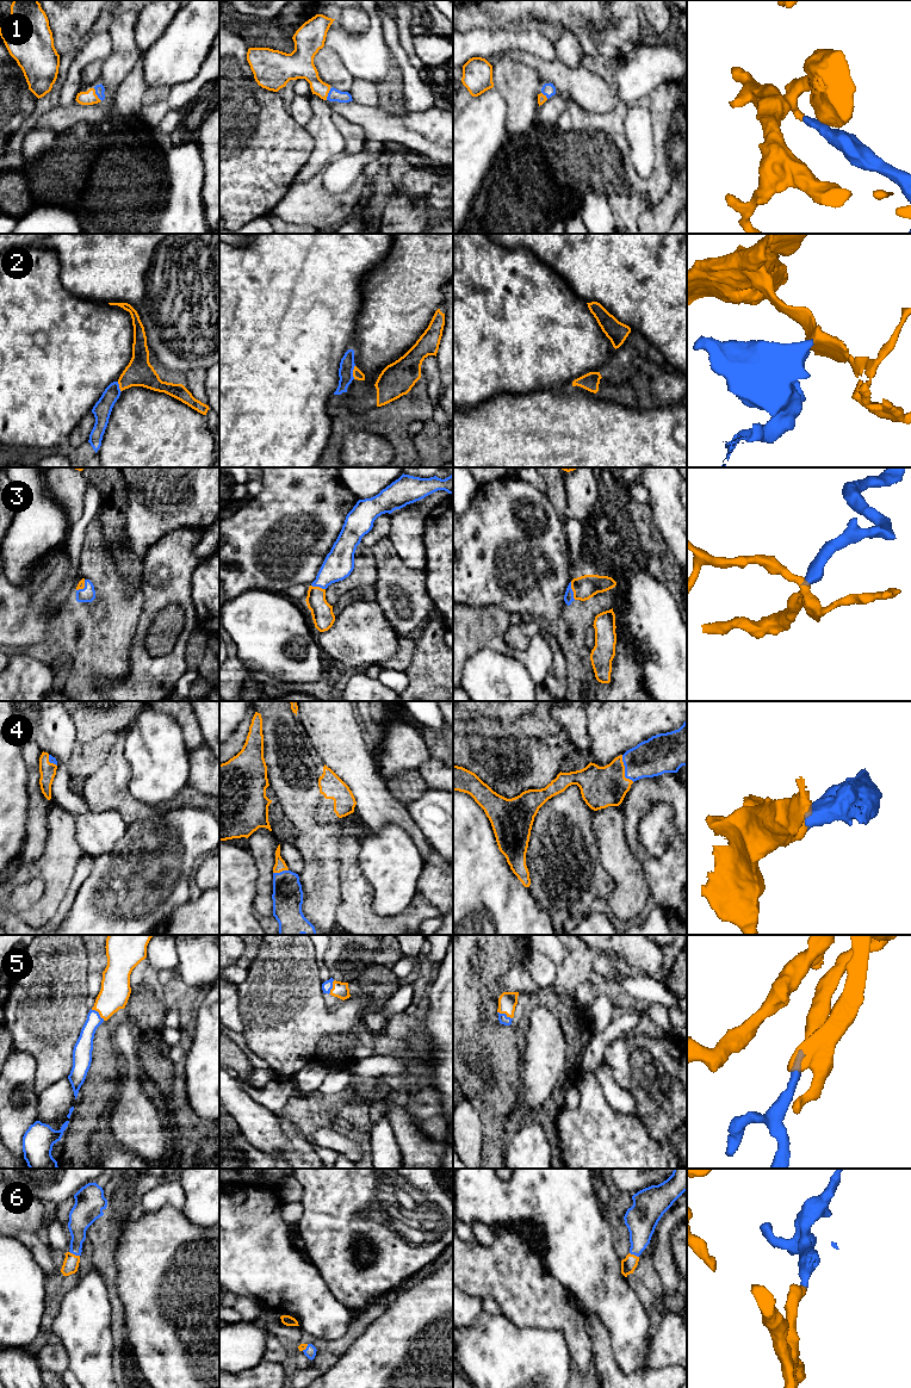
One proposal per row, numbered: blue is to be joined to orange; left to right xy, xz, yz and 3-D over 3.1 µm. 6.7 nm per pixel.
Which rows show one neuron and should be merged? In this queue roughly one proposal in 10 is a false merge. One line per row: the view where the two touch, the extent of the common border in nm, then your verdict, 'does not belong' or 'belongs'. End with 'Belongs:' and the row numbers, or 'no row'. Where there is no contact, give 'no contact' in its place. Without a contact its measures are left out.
1: meets orange in xy; contact 110 nm long; belongs
2: meets orange in xz; contact 100 nm long; belongs
3: meets orange in yz; contact 120 nm long; belongs
4: meets orange in yz; contact 200 nm long; belongs
5: meets orange in xy; contact 120 nm long; belongs
6: meets orange in xy; contact 80 nm long; belongs
Belongs: 1, 2, 3, 4, 5, 6

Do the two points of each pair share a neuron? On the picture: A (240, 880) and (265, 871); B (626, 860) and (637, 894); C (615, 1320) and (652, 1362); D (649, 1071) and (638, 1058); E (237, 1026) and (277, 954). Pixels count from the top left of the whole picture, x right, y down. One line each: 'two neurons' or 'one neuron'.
A: two neurons
B: one neuron
C: two neurons
D: two neurons
E: two neurons

